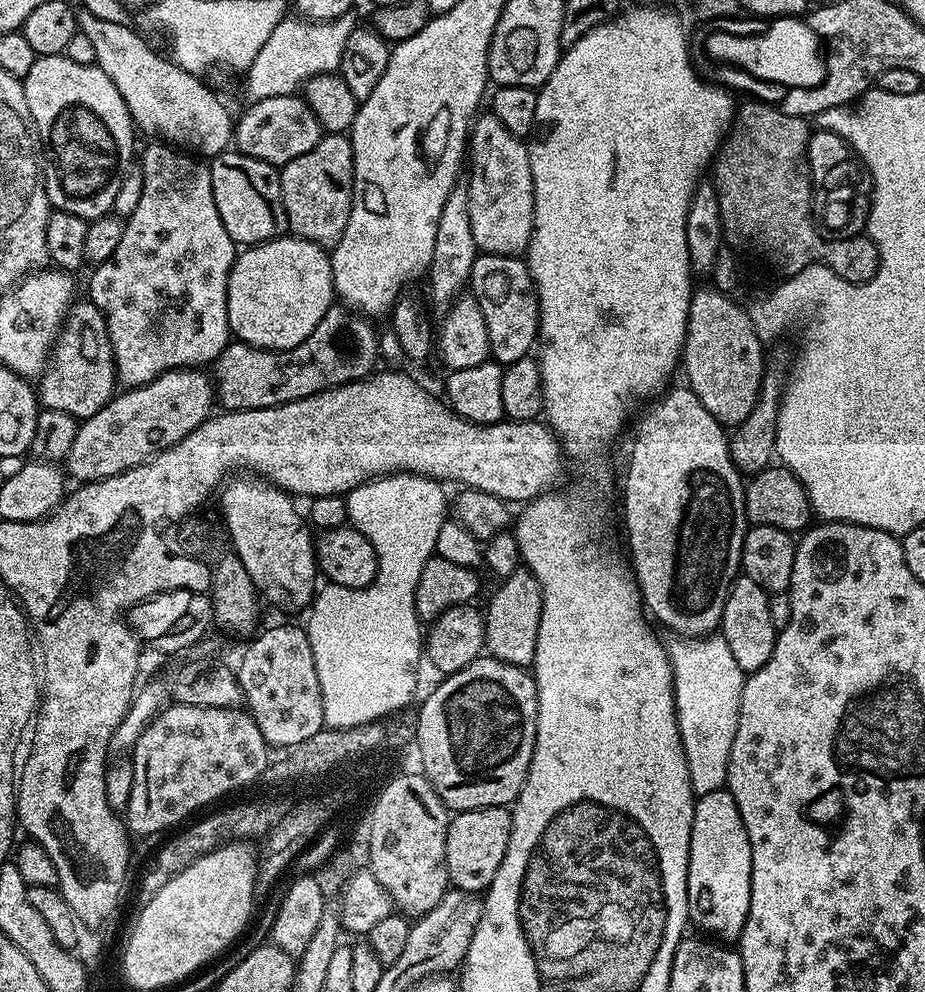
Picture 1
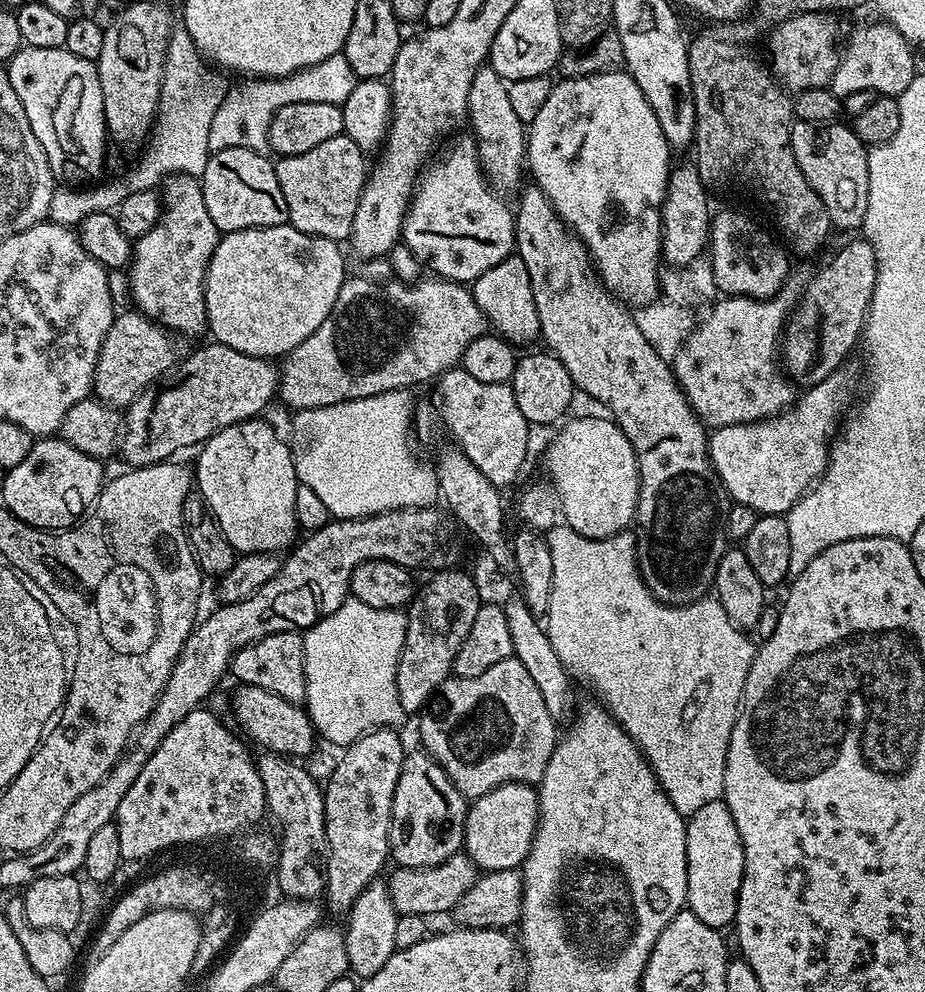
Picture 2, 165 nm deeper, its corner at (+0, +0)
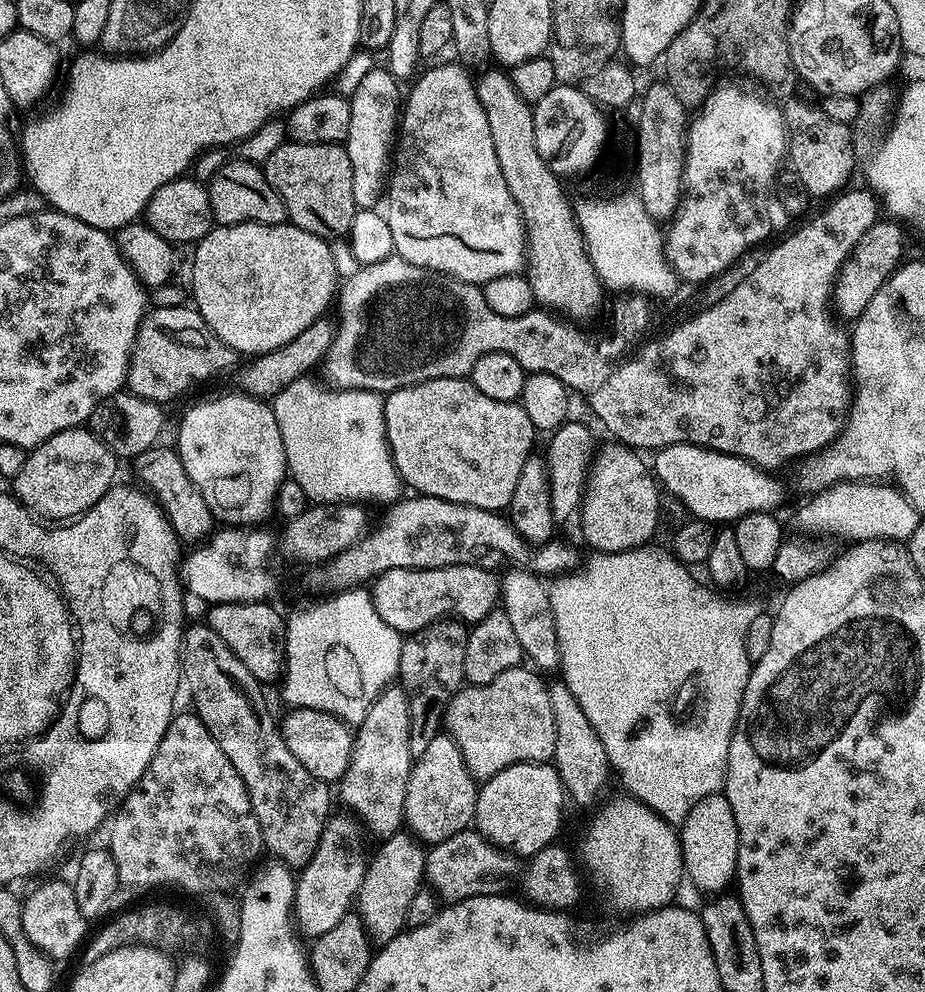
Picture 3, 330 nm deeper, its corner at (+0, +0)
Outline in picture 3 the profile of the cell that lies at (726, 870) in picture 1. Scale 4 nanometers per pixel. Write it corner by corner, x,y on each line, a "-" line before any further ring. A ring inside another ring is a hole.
720,792
702,798
702,802
694,802
694,810
686,814
684,823
679,825
678,835
680,849
684,859
684,876
692,879
692,884
704,894
720,894
725,891
727,884
731,885
736,879
736,863
738,862
738,822
734,822
734,810
730,810
730,802

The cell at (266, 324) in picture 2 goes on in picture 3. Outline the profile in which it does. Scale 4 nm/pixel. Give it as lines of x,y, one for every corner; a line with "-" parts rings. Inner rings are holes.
285,222
282,224
226,224
223,226
214,226
210,229
202,239
195,245
196,253
192,256
192,296
194,307
197,312
202,314
202,318
206,322
206,326
210,326
210,330
214,330
214,334
218,334
218,338
222,342
226,342
226,346
230,346
237,352
257,358
263,352
273,352
282,346
286,346
286,342
290,342
294,338
298,338
298,334
302,334
302,330
306,330
306,326
310,326
310,322
321,319
325,315
324,312
328,308
328,303
333,303
334,297
338,292
338,277
334,268
334,259
331,258
331,246
329,241
323,236
315,236
306,230
302,230
296,224

